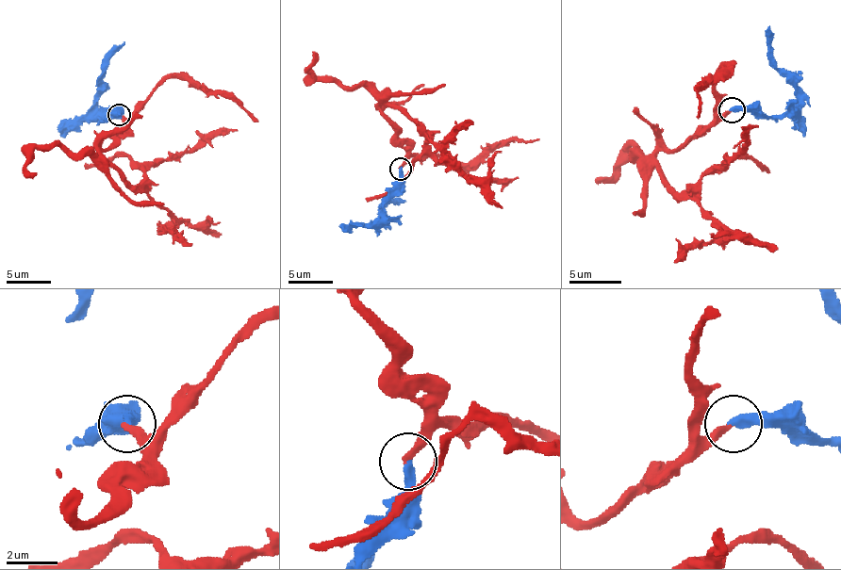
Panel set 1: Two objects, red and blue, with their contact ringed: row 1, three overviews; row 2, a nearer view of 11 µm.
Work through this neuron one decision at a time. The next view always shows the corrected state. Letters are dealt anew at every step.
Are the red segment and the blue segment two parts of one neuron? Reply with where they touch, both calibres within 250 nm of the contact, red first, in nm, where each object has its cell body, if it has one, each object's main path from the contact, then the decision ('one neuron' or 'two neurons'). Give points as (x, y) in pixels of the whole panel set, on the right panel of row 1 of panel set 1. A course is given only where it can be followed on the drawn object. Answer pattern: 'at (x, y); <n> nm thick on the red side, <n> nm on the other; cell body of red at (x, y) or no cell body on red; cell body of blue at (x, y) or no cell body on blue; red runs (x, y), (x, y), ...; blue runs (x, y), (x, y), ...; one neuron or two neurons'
at (732, 110); 240 nm thick on the red side, 380 nm on the other; no cell body on red; no cell body on blue; red runs (733, 110), (709, 123), (675, 150), (659, 150), (654, 165), (675, 191), (688, 191), (743, 147), (740, 126); blue runs (733, 110), (784, 116), (799, 100), (799, 92), (771, 58), (768, 24); one neuron

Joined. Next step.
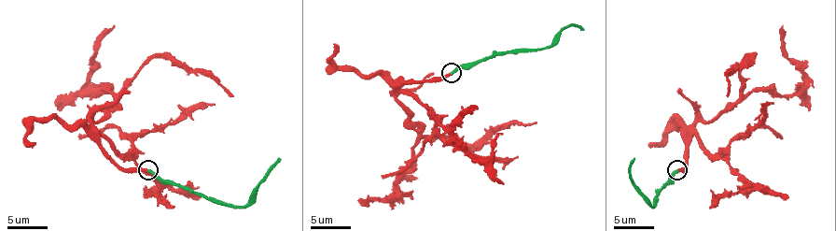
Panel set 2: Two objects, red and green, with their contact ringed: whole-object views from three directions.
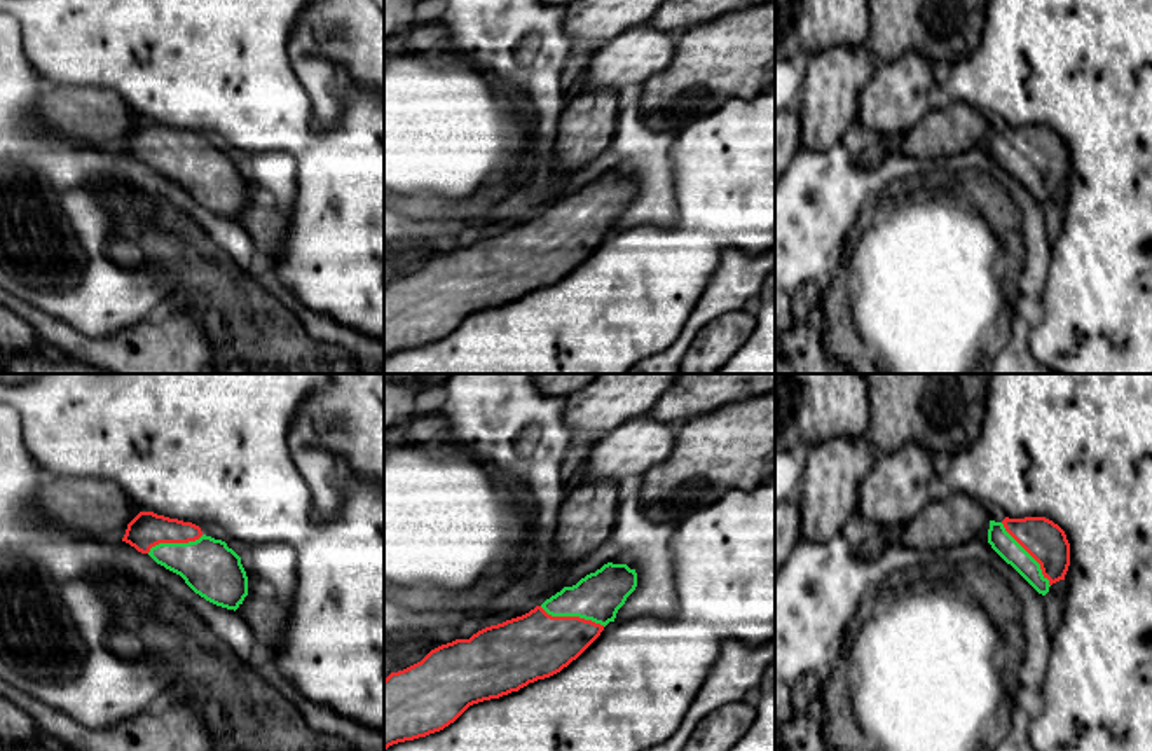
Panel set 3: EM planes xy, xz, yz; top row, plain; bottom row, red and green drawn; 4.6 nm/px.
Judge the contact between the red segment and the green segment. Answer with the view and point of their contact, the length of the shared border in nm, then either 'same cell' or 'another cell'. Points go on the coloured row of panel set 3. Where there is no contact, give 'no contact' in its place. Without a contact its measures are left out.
yz (1028, 552) | 380 nm | same cell

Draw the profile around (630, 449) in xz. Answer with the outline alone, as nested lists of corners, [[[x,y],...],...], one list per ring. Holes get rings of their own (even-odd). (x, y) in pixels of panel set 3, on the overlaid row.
[[[642,414],[602,435],[590,449],[585,482],[599,479],[623,480],[644,475],[672,452],[681,423],[656,421]]]

